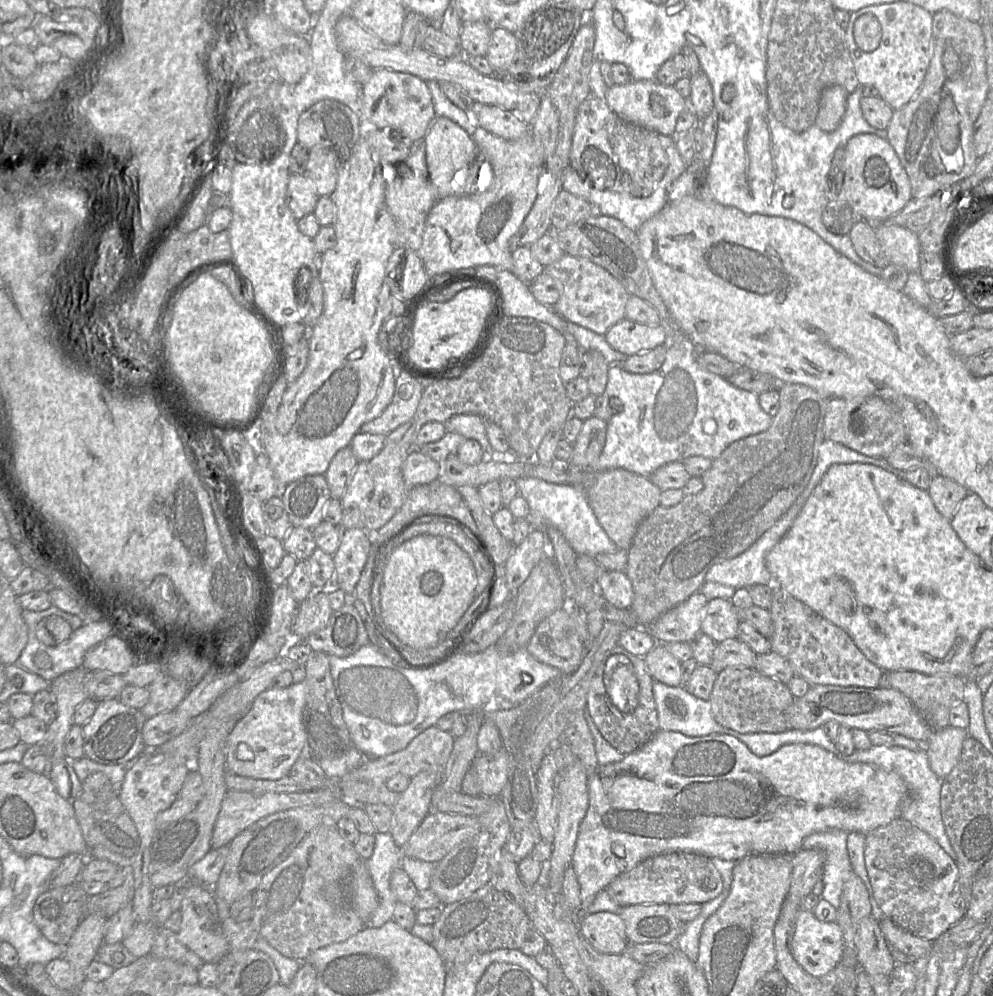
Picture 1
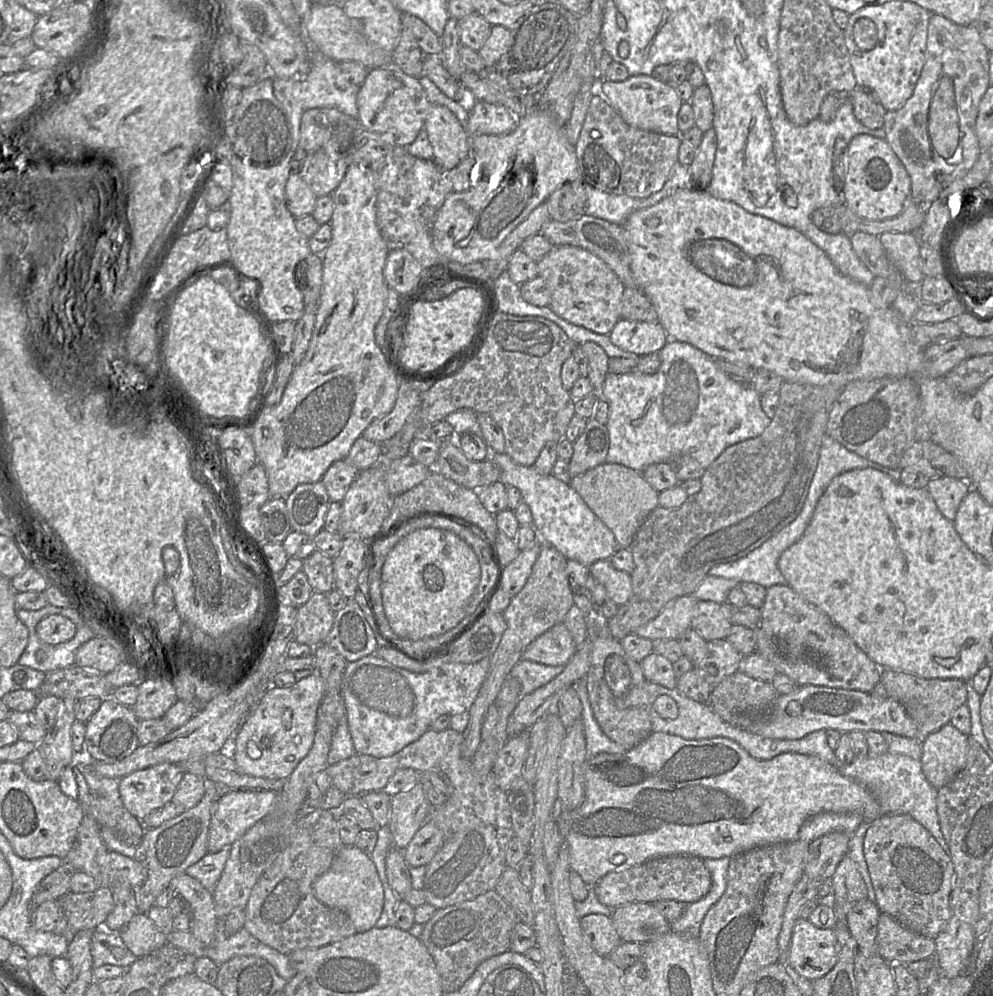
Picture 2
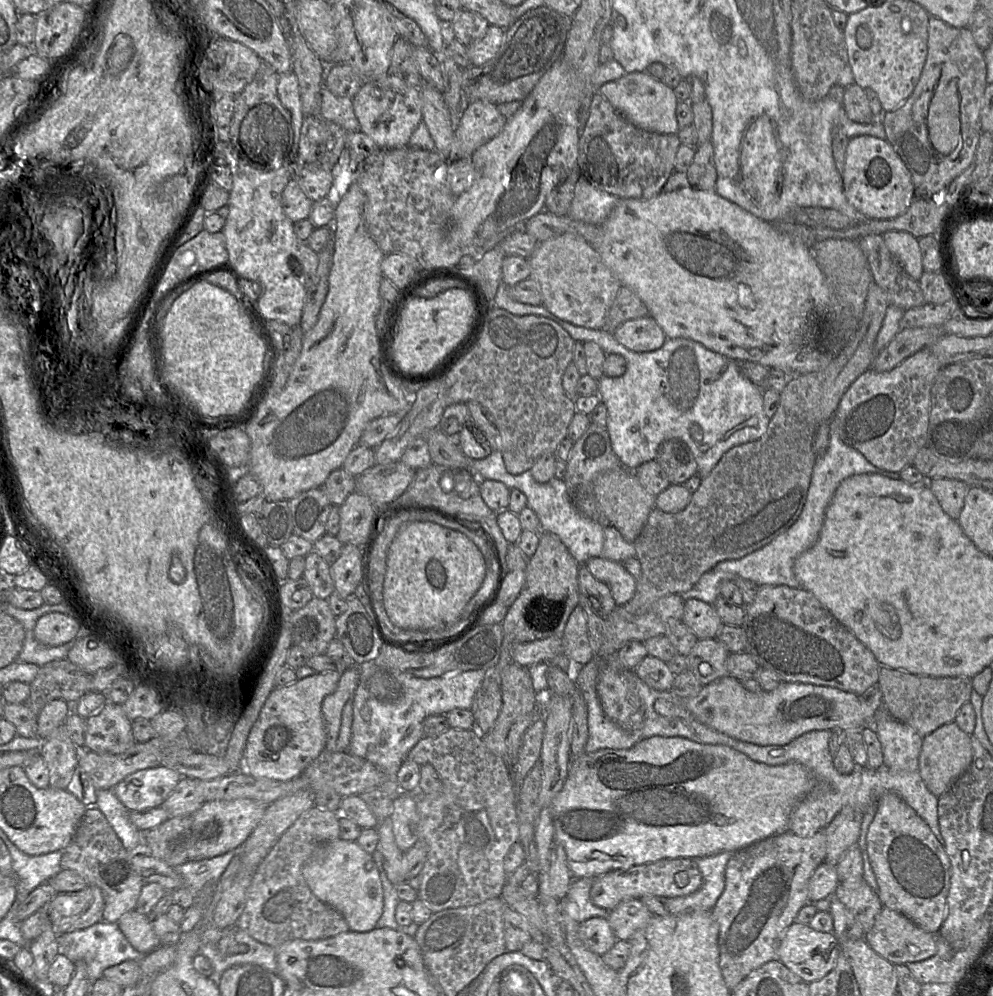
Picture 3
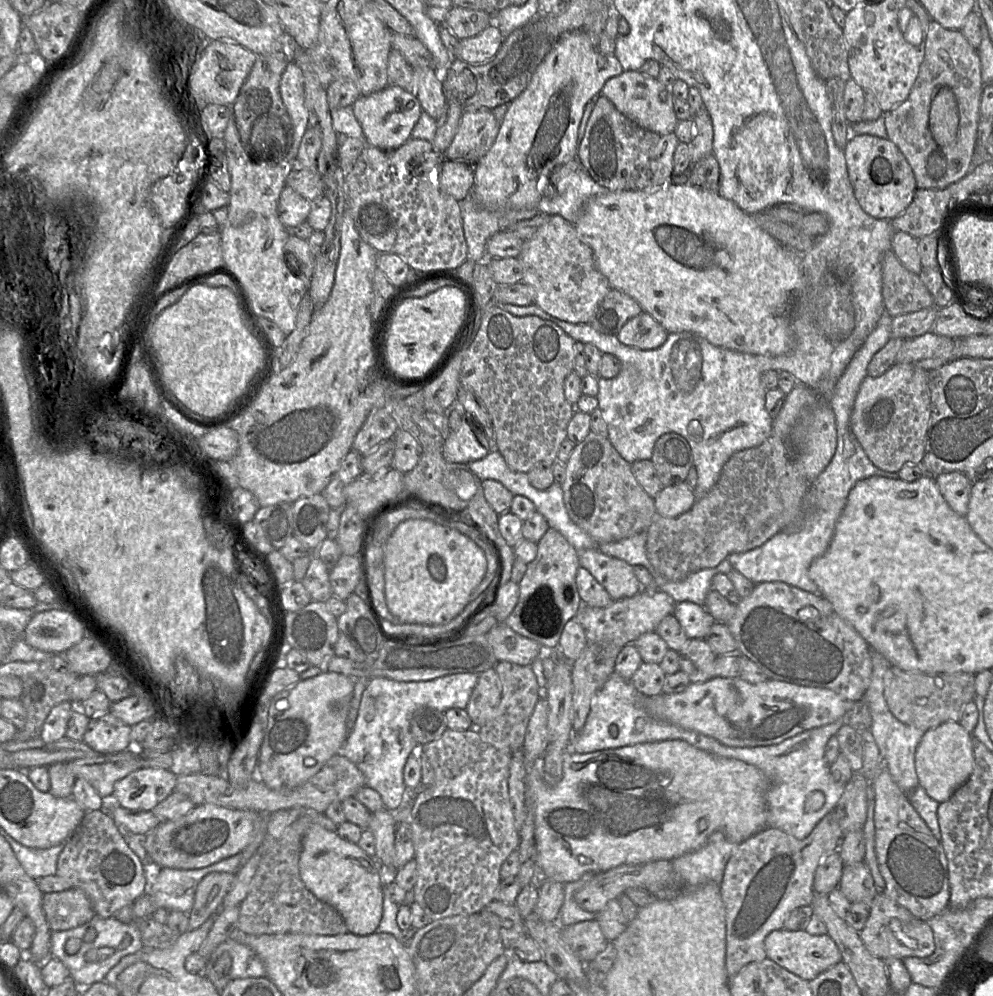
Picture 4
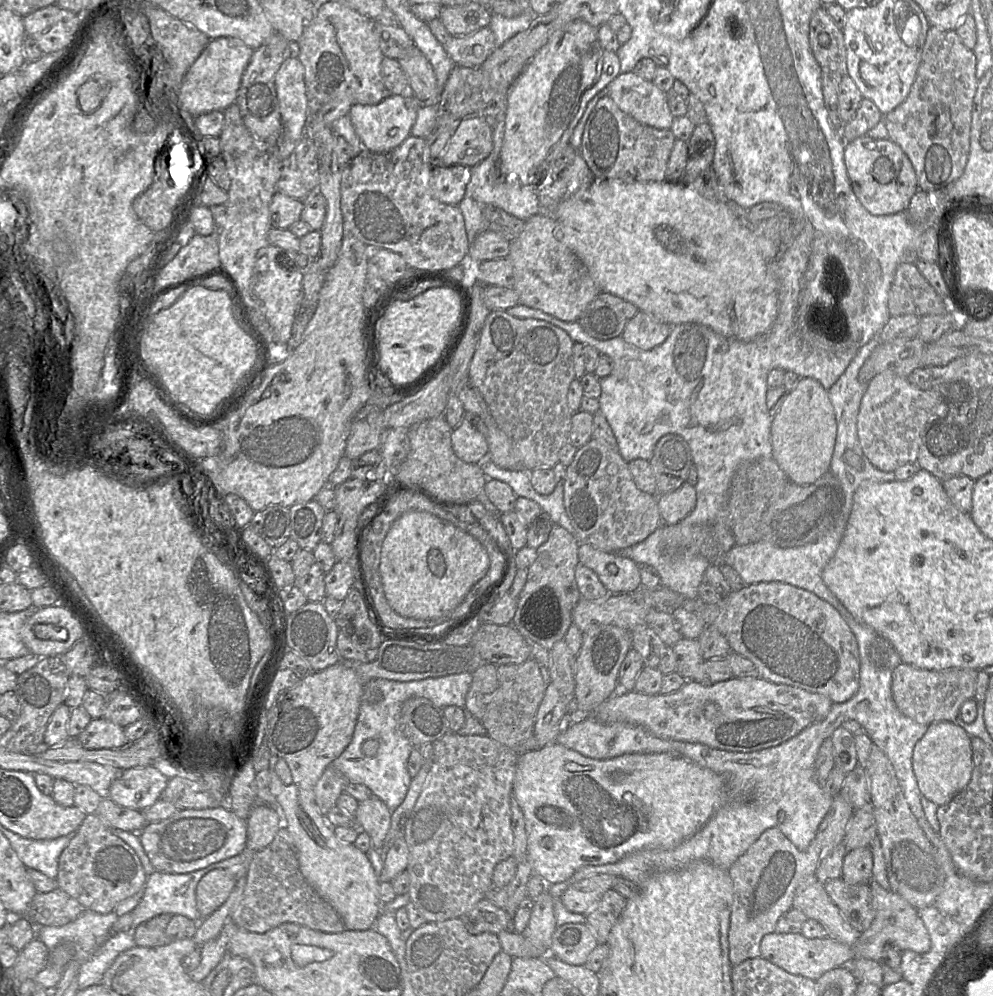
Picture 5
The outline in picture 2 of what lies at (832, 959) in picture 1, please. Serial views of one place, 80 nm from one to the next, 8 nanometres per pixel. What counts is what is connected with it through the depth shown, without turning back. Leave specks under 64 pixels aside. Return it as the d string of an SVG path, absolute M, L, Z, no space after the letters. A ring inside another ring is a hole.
M799 918L789 948L789 963L802 976L817 980L836 965L839 944L834 928L822 929Z

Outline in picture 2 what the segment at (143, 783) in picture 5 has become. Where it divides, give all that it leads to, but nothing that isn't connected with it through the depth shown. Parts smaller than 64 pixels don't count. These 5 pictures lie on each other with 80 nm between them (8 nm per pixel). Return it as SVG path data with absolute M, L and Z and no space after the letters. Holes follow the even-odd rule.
M162 763L132 772L121 779L119 793L124 807L142 821L148 814L171 802L185 772L178 764Z

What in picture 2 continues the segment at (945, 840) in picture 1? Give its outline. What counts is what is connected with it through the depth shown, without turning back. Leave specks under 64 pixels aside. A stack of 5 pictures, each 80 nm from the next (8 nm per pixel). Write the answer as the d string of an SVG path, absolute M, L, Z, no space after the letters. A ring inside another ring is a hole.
M889 751L878 756L856 756L854 761L835 767L842 775L865 786L877 800L882 815L908 814L924 826L950 857L950 849L940 829L937 814L938 789L933 787L922 771L921 761Z

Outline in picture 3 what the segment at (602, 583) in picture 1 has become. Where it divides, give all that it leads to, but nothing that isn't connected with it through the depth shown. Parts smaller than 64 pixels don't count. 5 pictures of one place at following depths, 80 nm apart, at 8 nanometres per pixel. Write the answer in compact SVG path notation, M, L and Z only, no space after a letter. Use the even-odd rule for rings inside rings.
M599 556L589 559L584 565L597 580L609 587L617 606L624 605L634 596L636 579L622 563Z

